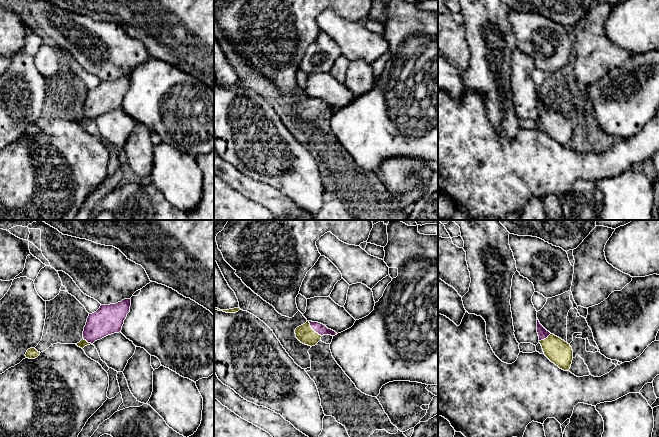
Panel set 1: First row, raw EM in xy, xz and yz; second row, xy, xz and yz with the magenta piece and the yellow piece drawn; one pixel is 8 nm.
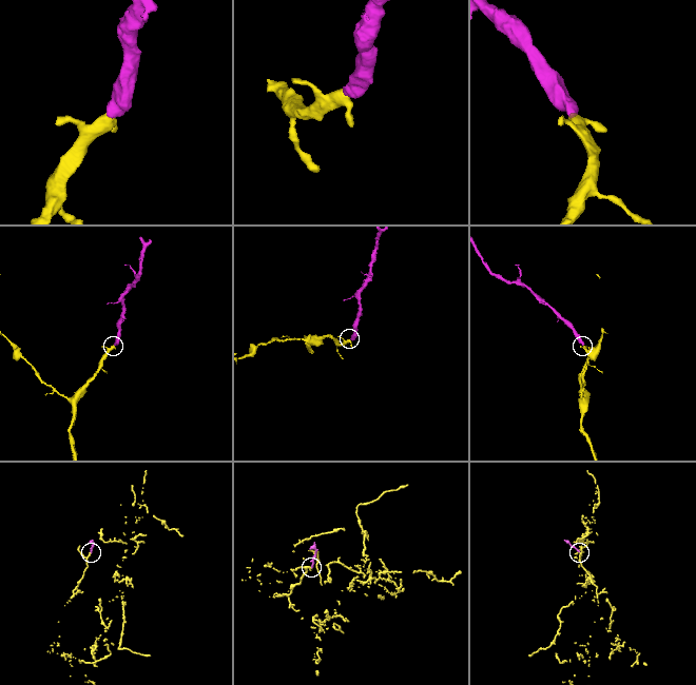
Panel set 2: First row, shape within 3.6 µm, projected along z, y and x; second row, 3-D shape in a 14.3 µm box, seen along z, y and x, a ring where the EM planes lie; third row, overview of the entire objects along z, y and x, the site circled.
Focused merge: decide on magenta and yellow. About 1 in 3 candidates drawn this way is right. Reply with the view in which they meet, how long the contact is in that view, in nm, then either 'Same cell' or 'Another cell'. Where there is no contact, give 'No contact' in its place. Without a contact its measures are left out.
Touches magenta in xz. Shared border 170 nm. Same cell

